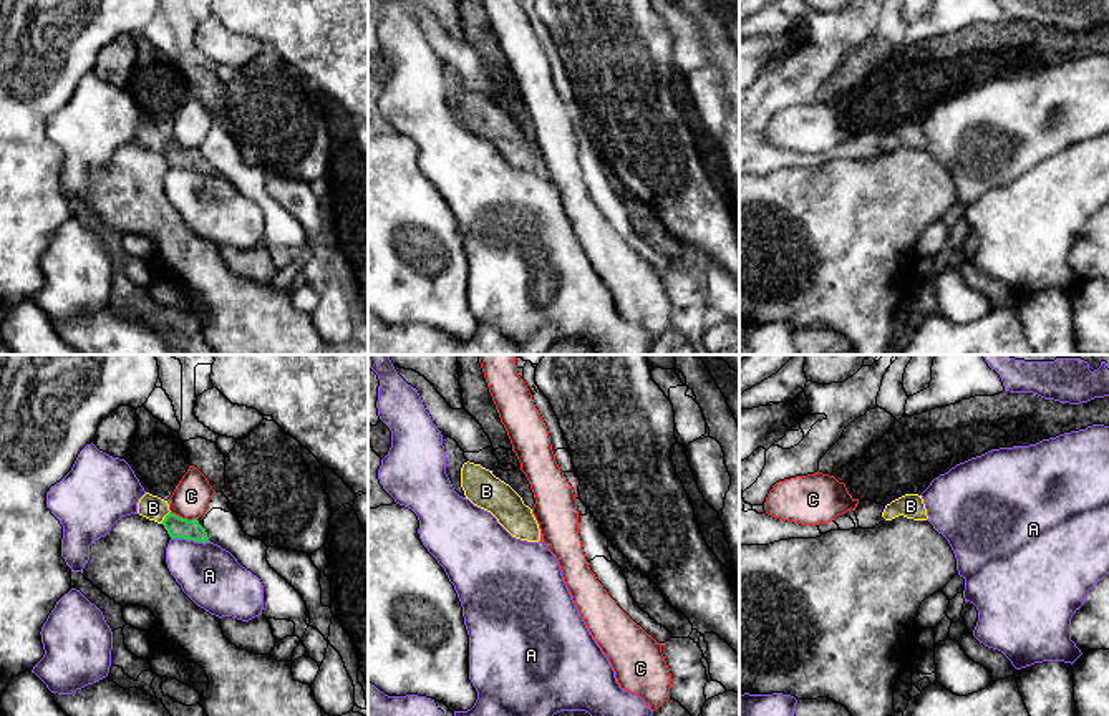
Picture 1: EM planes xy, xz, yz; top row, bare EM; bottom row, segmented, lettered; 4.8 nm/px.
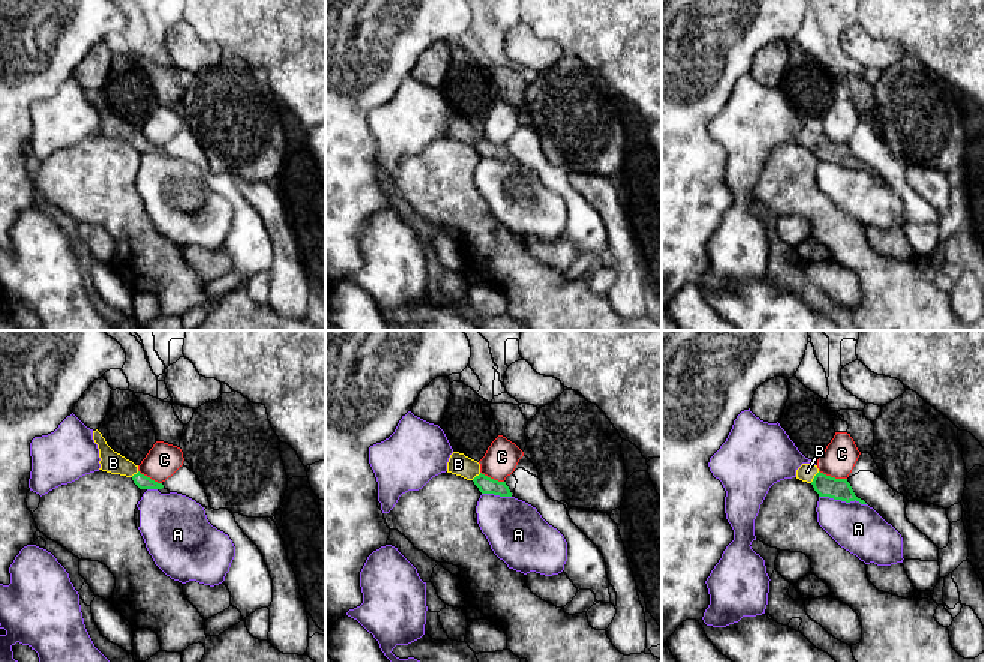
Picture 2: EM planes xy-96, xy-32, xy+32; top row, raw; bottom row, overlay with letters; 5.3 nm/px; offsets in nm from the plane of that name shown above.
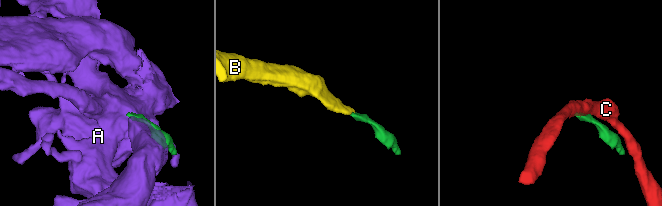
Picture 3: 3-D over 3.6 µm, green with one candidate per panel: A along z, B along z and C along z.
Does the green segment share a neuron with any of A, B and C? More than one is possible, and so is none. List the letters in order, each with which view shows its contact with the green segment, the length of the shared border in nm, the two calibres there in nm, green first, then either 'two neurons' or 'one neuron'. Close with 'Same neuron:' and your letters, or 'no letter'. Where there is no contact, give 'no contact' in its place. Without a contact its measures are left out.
A: xy | 190 nm | 110/300 nm | two neurons
B: xy | 80 nm | 110/120 nm | one neuron
C: xy | 140 nm | 110/180 nm | two neurons
Same neuron: B

